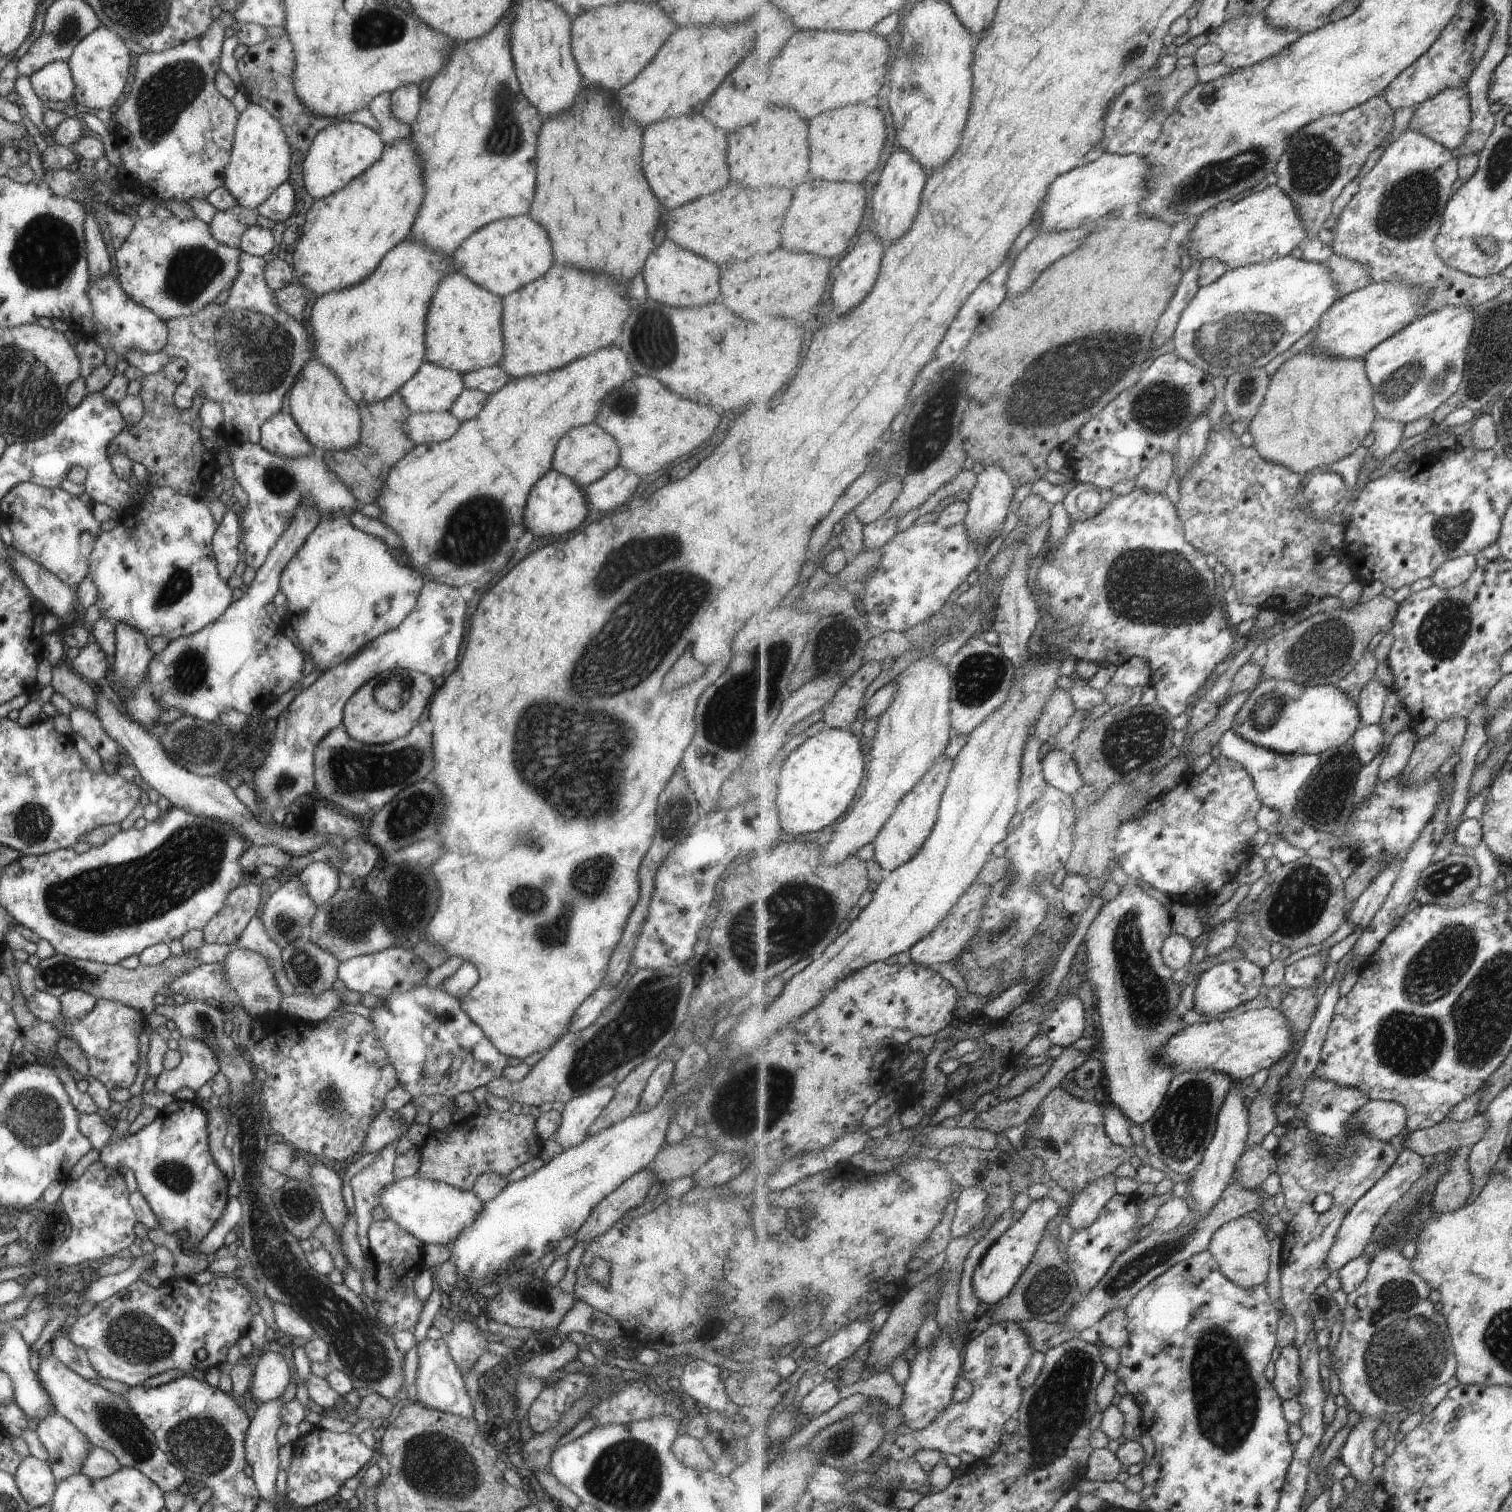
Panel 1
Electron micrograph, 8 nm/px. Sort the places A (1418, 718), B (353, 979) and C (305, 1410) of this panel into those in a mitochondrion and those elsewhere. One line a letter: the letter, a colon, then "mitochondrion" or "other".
A: other
B: other
C: other

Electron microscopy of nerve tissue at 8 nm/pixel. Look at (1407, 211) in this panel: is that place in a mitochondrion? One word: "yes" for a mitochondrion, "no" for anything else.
yes

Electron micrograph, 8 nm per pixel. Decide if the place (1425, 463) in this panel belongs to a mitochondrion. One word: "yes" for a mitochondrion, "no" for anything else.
no

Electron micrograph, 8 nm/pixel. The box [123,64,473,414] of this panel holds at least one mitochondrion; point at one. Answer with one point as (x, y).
(256, 354)

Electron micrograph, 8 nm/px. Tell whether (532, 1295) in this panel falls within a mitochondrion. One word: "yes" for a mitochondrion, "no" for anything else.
yes

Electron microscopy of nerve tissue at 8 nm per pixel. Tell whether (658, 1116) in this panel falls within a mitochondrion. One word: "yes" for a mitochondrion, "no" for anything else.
no

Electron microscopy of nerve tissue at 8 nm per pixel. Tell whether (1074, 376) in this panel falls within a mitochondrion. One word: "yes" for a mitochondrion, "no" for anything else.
yes

